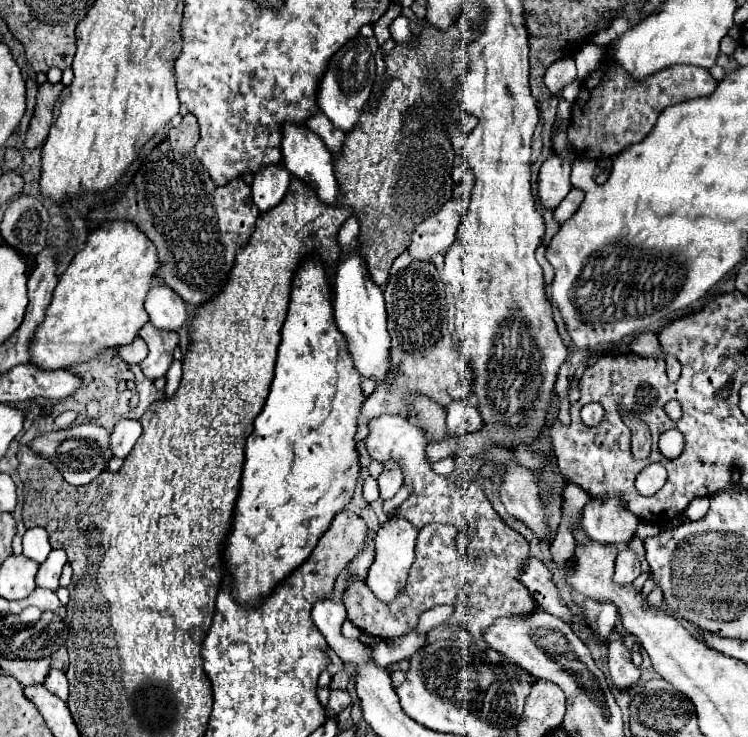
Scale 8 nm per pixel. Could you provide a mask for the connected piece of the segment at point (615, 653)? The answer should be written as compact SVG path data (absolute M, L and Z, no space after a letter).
M611 633L609 637L609 655L607 655L607 665L609 665L609 675L611 683L615 689L625 691L639 683L641 671L637 665L631 661L631 653L623 645L623 639L617 633Z

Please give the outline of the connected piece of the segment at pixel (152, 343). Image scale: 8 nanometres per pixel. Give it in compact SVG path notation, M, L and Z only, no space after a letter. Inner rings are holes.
M143 325L139 331L139 337L147 343L149 355L141 363L141 371L151 379L159 379L167 375L167 369L173 361L173 349L179 343L179 335L175 331L163 331L153 325Z

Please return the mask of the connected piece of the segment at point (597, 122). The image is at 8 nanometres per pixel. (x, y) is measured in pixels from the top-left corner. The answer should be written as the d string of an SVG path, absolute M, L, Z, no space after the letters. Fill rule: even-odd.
M605 57L601 69L591 73L581 85L581 93L571 111L571 125L567 129L569 143L577 153L589 157L617 155L625 147L641 143L645 135L651 133L659 113L665 107L697 97L707 97L715 91L715 87L717 81L711 77L709 69L703 67L673 65L649 75L645 81L635 81L609 57Z

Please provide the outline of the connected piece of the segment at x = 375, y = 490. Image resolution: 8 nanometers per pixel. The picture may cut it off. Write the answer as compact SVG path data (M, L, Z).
M369 477L369 479L363 481L363 497L365 497L365 501L369 501L369 503L379 499L379 485L377 485L377 481L375 481L373 477Z

